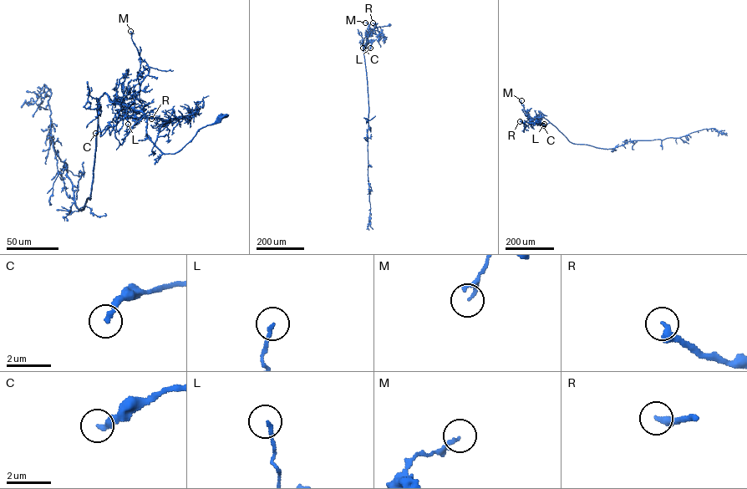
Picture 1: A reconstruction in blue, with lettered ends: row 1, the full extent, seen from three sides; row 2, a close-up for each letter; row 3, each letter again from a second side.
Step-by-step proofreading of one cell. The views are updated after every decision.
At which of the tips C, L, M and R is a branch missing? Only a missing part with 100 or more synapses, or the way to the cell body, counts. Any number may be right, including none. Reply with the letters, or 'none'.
none

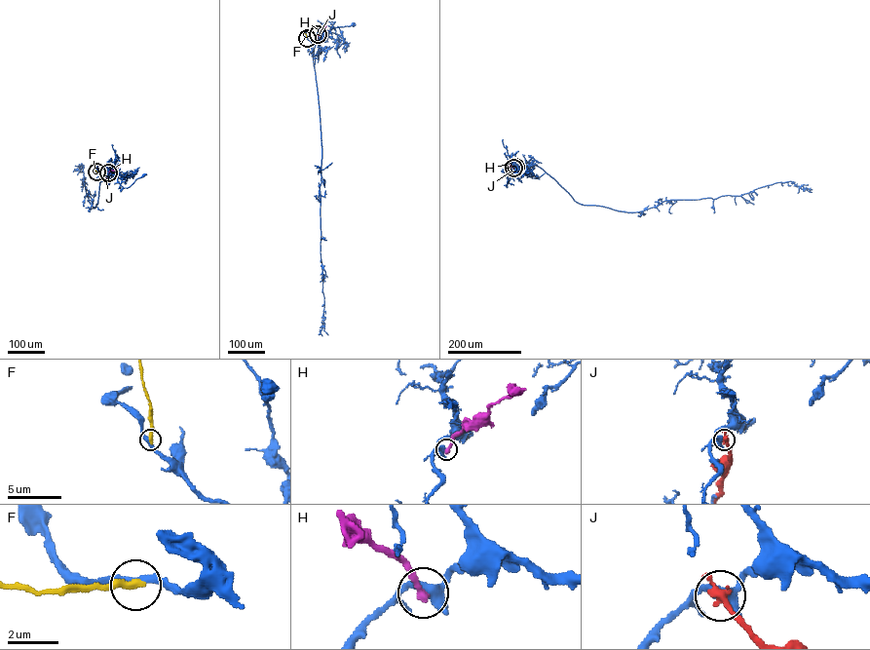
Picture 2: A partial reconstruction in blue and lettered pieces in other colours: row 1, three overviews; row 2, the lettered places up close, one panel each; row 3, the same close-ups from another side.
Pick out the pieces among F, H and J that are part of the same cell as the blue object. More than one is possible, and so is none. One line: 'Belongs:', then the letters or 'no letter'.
Belongs: no letter

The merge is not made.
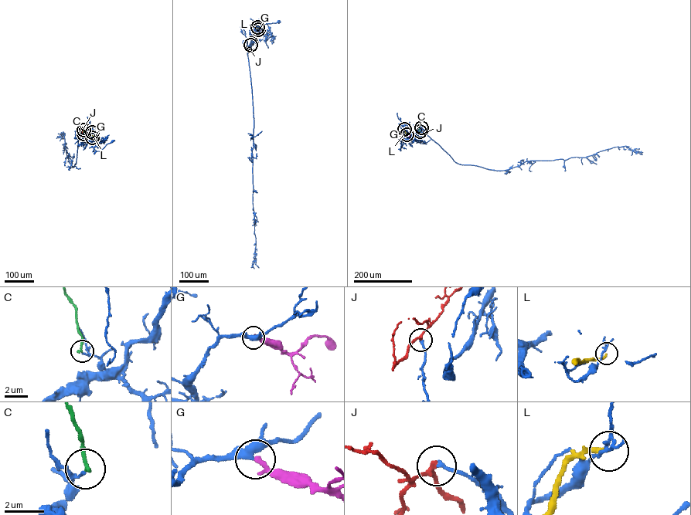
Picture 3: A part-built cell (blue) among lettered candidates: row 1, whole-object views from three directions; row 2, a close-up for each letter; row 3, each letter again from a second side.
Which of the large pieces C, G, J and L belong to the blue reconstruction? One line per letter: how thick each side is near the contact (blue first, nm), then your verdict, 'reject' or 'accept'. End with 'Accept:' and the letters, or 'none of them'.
C: 70/190 nm | reject
G: 320/260 nm | accept
J: 160/200 nm | reject
L: 130/200 nm | reject
Accept: G

